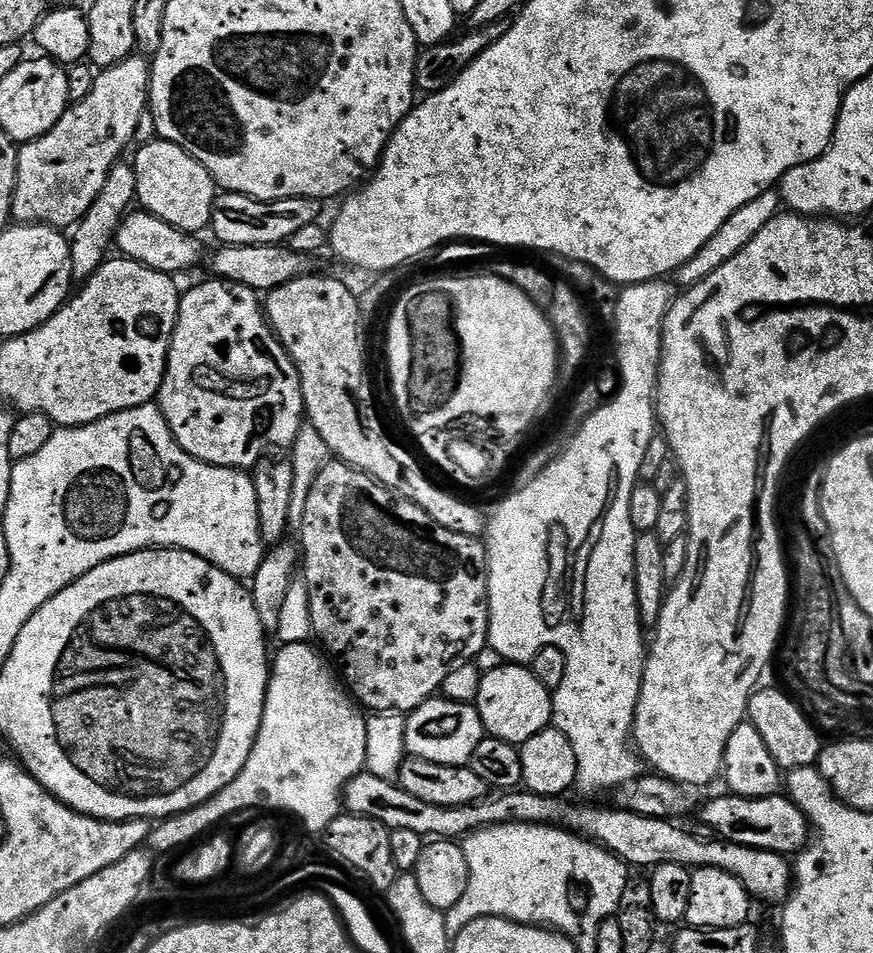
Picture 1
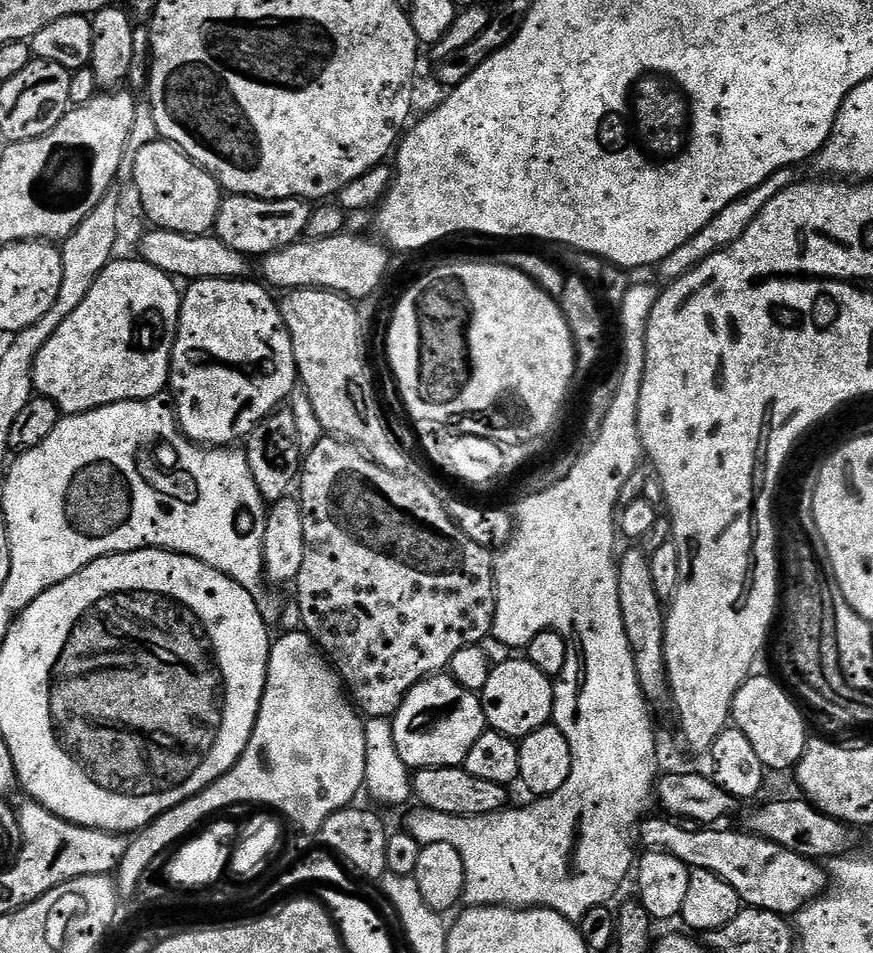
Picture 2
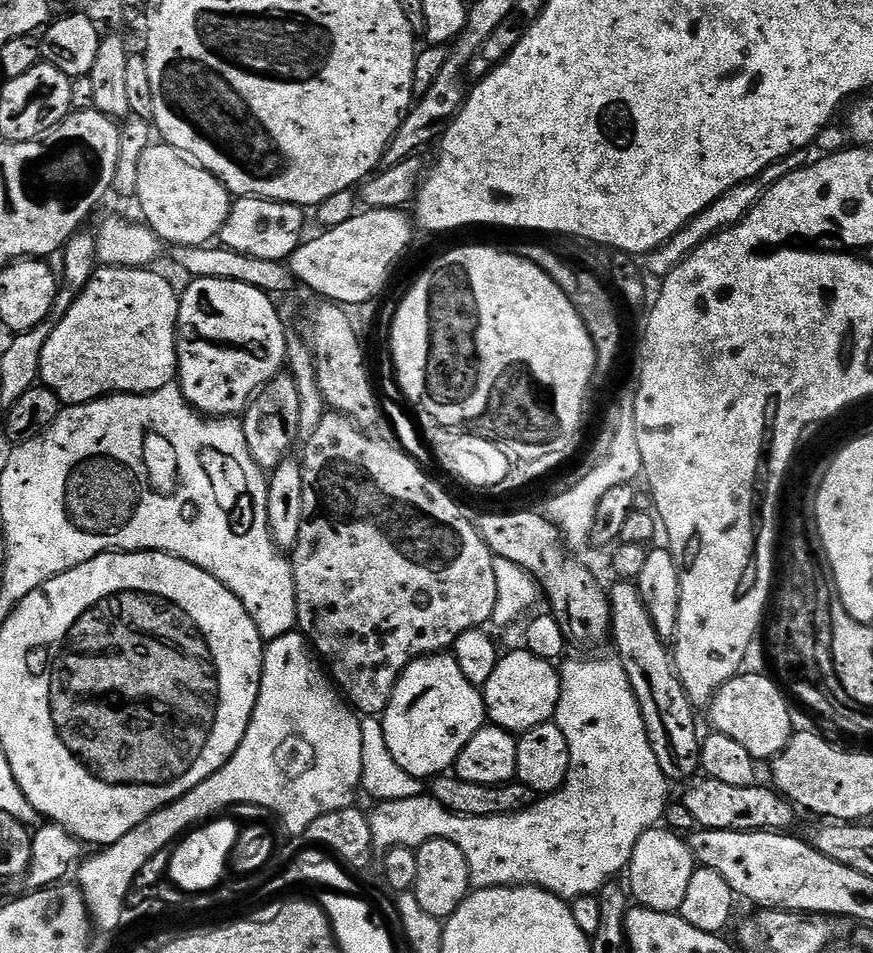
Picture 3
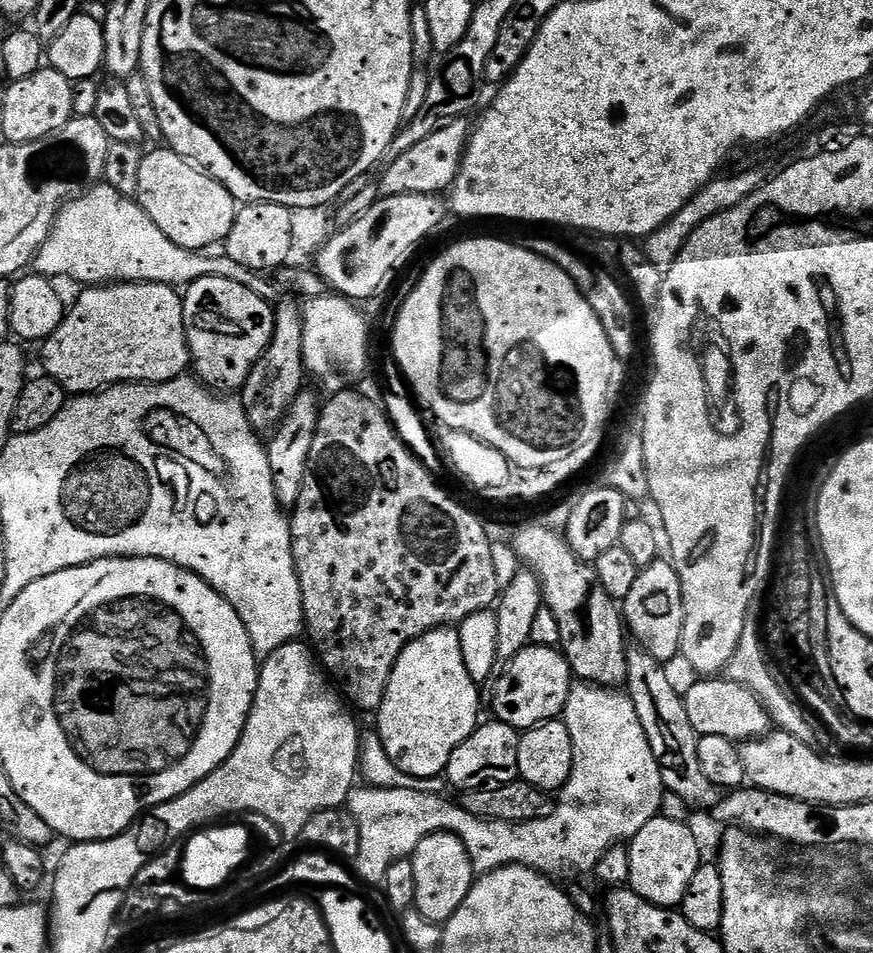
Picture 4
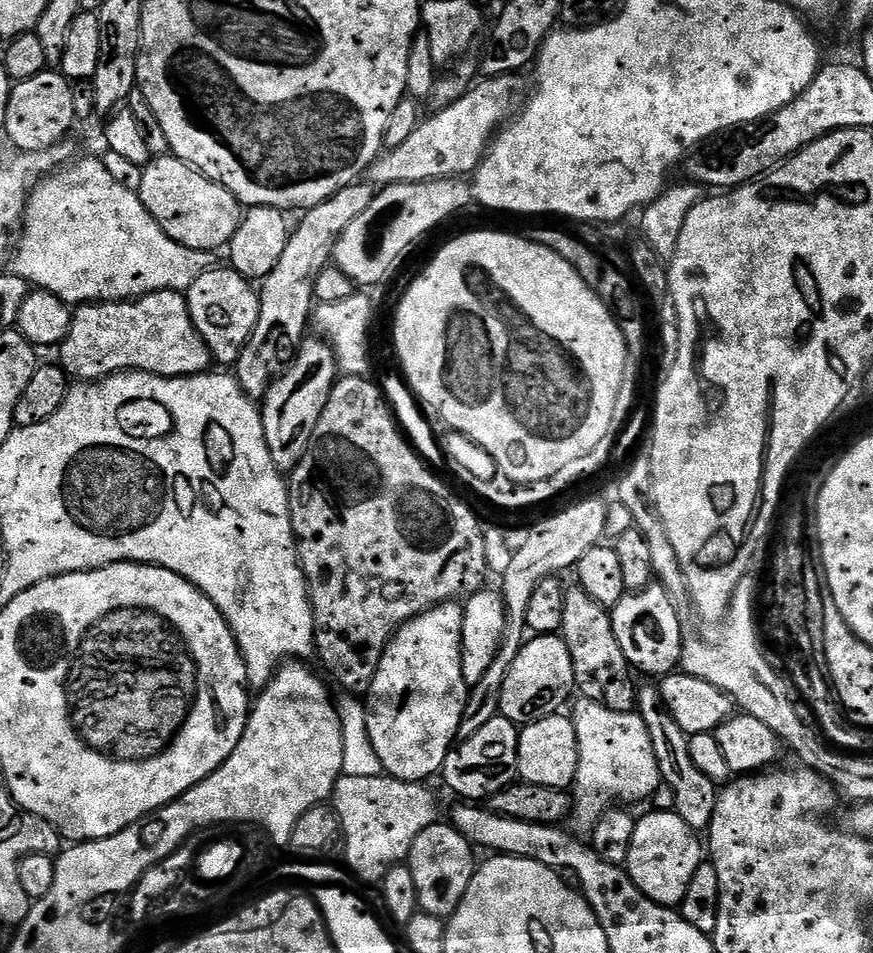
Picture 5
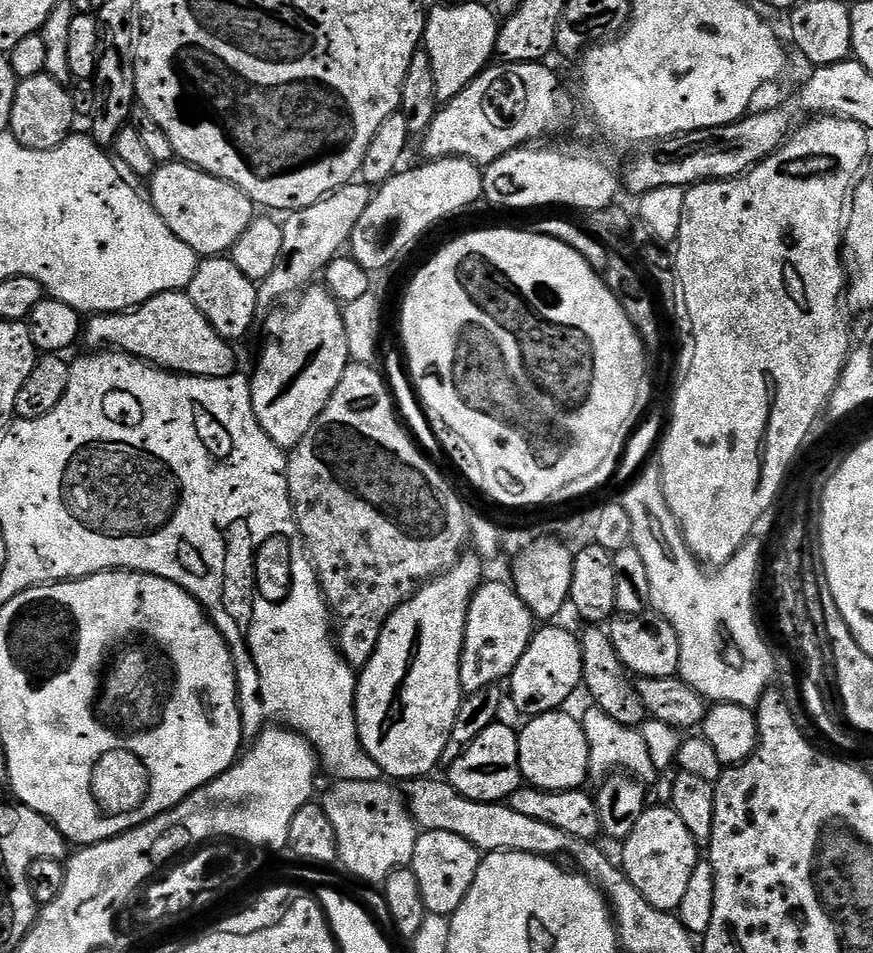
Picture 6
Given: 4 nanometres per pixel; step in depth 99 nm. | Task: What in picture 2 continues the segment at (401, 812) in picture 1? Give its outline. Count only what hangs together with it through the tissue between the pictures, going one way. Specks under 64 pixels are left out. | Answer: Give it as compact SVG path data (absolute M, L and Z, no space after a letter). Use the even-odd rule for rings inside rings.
M663 815L651 816L641 820L638 825L639 843L641 840L647 851L668 852L688 865L689 869L701 868L710 870L710 874L718 874L722 882L730 882L730 886L734 886L747 907L761 908L785 918L792 918L825 891L825 869L823 872L820 869L823 867L817 861L794 854L794 850L786 850L774 842L743 830L719 832L721 829L716 826L682 830L679 822L673 822Z

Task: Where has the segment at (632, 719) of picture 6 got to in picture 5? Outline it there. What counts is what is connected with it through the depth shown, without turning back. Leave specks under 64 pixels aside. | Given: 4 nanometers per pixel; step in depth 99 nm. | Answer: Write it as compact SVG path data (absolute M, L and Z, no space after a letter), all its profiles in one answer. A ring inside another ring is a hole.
M579 586L569 587L564 594L560 632L574 662L575 691L580 692L583 699L606 706L606 710L631 713L638 704L637 677L626 654L622 654L622 646L618 646L618 638L614 638L611 611L594 602L594 598Z

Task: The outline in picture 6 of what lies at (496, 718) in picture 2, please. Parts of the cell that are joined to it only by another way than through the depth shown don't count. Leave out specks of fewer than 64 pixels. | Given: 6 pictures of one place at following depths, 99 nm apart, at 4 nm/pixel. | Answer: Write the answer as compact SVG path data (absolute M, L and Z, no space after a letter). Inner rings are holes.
M540 626L532 633L532 641L522 654L522 662L512 671L510 704L524 715L524 718L540 716L543 712L554 712L565 707L564 703L581 687L584 679L582 650L577 633L567 632L556 626Z

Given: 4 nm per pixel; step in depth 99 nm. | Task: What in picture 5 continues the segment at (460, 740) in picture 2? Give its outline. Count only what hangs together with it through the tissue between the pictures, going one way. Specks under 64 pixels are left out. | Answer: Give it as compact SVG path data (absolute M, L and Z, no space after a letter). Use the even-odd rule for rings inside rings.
M463 603L438 604L401 626L386 646L382 662L378 662L374 682L366 693L366 726L370 730L370 742L374 742L374 751L382 758L382 766L389 776L413 782L427 781L427 776L435 772L437 775L443 769L449 752L457 743L470 687L462 674L460 631L463 621Z

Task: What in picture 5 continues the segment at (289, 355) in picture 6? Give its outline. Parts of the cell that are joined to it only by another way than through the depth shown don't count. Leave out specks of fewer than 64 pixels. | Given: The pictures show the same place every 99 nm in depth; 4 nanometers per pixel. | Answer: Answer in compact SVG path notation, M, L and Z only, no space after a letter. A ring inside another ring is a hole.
M323 338L312 339L305 339L295 360L292 361L284 375L279 376L272 383L262 401L266 446L270 446L270 458L274 458L274 466L278 466L281 474L292 473L298 466L298 462L302 462L302 454L306 454L306 450L310 446L310 438L314 438L314 426L318 426L318 418L322 418L322 410L326 410L326 402L338 379L335 348Z

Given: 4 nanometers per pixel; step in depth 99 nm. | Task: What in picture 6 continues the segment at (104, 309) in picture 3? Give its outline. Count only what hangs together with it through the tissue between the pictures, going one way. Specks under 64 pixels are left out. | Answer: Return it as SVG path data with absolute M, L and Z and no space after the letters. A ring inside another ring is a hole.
M187 291L158 294L129 311L96 314L89 320L92 321L89 324L87 321L82 332L83 343L88 343L89 349L100 350L107 346L182 376L226 378L237 371L233 345L210 326Z

